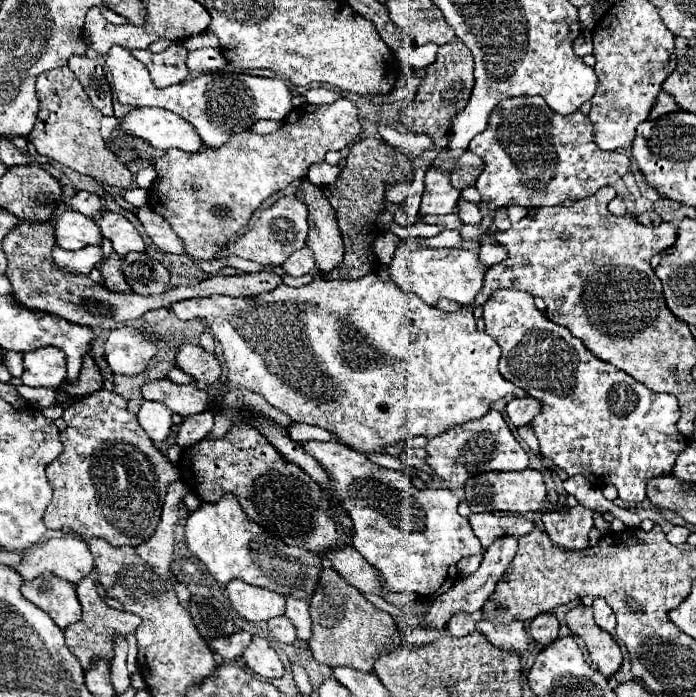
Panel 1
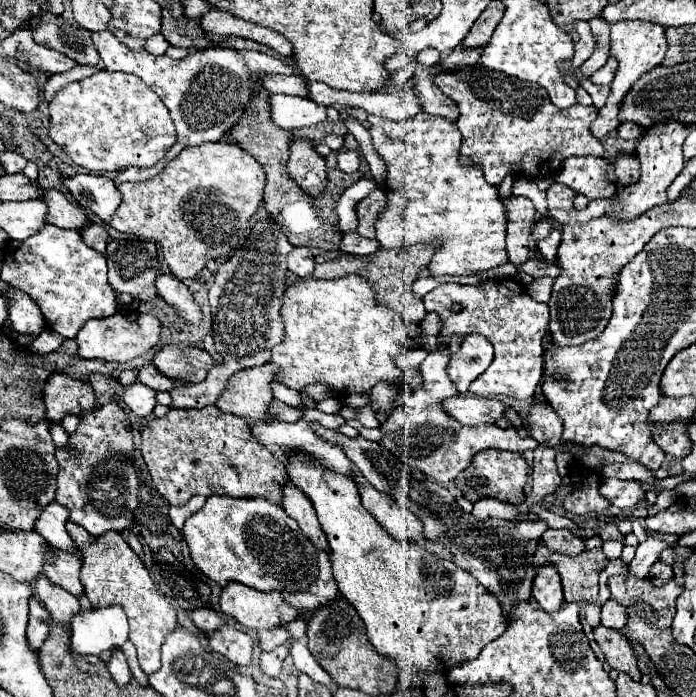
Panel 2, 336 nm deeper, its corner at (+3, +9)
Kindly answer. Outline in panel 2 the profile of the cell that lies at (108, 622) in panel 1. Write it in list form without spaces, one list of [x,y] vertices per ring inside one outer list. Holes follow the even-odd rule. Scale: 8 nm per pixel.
[[[58,551],[56,553],[56,561],[50,559],[44,565],[44,575],[58,587],[70,591],[74,597],[82,595],[82,581],[80,581],[80,557],[66,553],[66,551]]]

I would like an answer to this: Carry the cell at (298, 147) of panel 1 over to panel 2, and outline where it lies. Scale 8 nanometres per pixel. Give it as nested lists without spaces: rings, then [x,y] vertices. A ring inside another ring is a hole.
[[[204,143],[188,147],[156,177],[118,185],[122,203],[112,215],[112,227],[158,243],[172,275],[188,279],[210,259],[226,259],[242,245],[246,221],[262,203],[264,185],[266,177],[260,163],[240,145]]]

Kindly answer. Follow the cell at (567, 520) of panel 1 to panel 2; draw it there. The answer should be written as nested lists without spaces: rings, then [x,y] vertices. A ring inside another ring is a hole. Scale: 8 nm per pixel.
[[[604,479],[600,483],[600,495],[604,495],[604,499],[608,499],[608,503],[614,507],[632,509],[640,499],[644,499],[644,489],[638,481]]]

